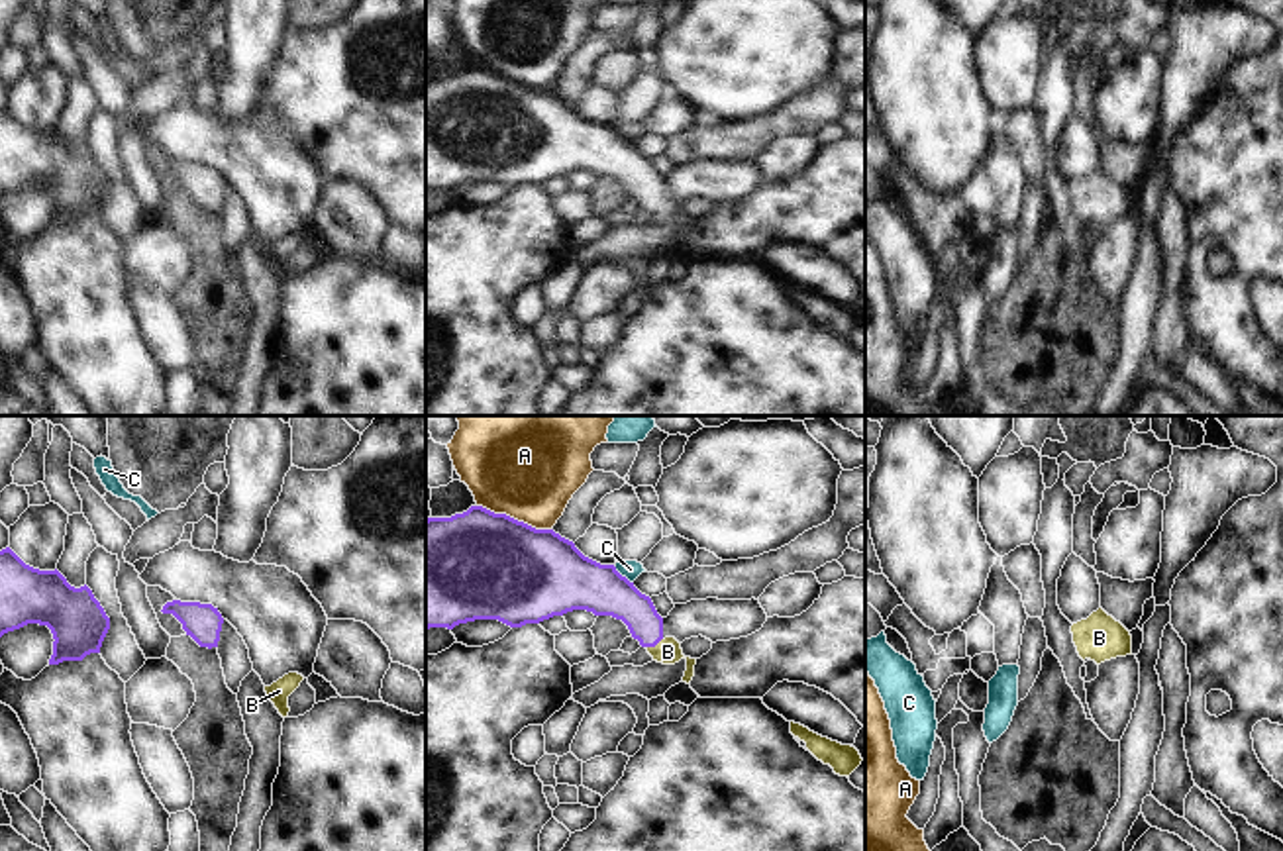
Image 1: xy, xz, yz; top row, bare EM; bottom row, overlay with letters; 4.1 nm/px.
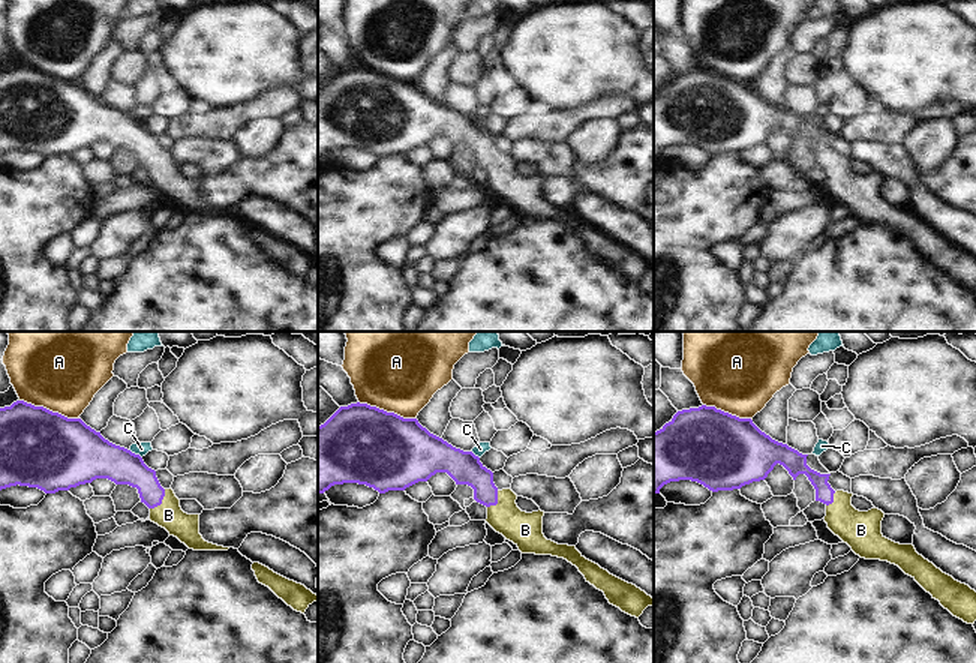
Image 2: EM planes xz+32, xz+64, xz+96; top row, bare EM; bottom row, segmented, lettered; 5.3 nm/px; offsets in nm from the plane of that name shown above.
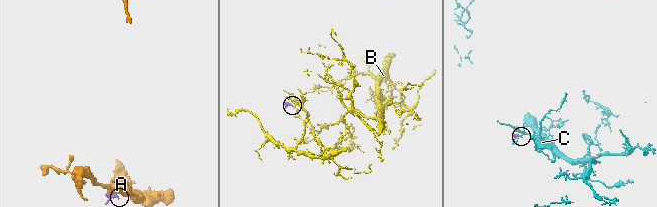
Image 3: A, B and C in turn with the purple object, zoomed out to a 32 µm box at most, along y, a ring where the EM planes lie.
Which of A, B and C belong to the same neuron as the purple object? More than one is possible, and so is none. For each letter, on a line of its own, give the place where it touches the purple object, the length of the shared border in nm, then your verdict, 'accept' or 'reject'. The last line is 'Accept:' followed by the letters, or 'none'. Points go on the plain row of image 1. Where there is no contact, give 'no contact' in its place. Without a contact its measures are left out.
A: xz (513, 79) | 320 nm | reject
B: xz (654, 206) | 80 nm | accept
C: xz (620, 136) | 120 nm | reject
Accept: B

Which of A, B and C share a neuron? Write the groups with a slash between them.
A / B / C

